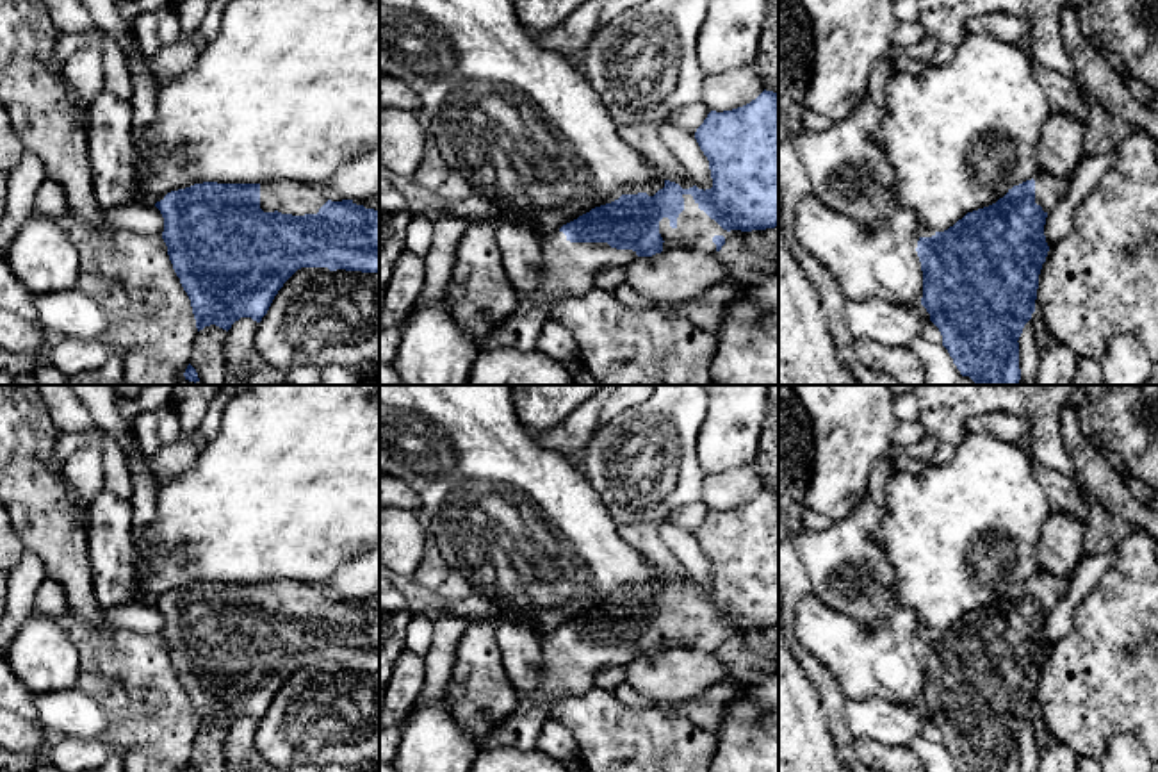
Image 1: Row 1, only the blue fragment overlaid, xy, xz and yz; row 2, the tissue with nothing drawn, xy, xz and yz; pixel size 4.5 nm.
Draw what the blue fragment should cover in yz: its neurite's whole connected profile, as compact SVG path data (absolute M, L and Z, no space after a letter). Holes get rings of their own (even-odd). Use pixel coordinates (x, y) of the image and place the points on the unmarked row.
M1040 569L996 603L967 612L944 631L919 636L921 704L960 772L1021 772L1017 740L1035 711L1039 674L1049 651L1046 617L1064 599L1069 585L1071 578Z

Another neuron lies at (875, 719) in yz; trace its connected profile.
M846 699L843 719L853 738L869 738L887 745L910 745L930 722L923 704L898 706L884 699Z

